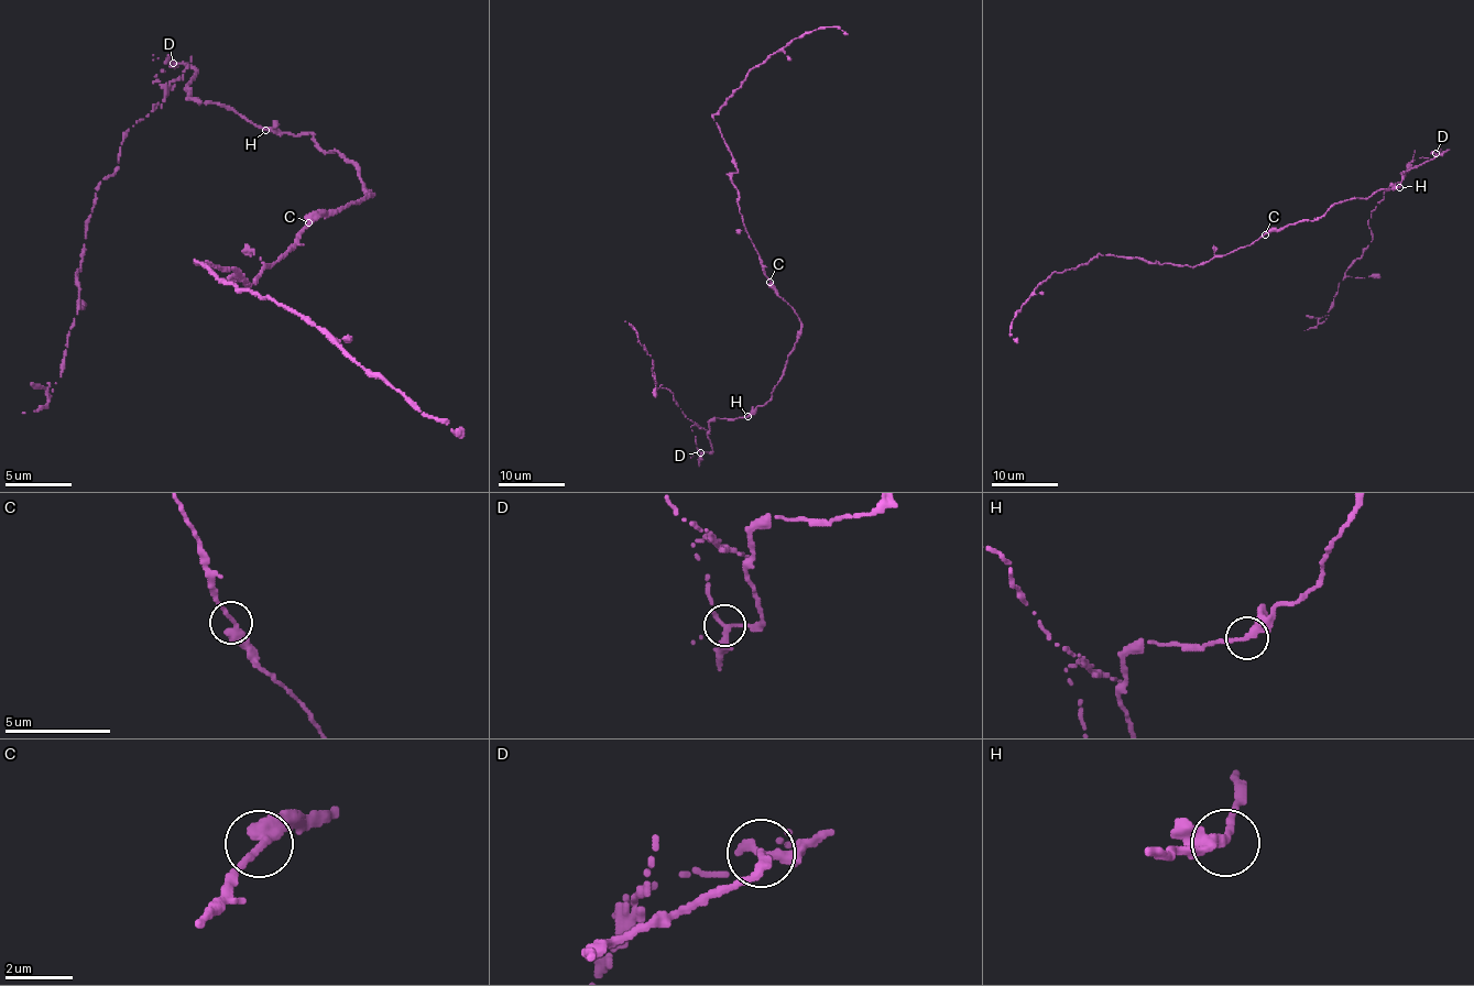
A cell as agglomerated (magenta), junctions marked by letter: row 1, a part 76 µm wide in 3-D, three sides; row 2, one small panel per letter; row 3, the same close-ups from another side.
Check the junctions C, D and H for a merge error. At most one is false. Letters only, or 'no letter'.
D

